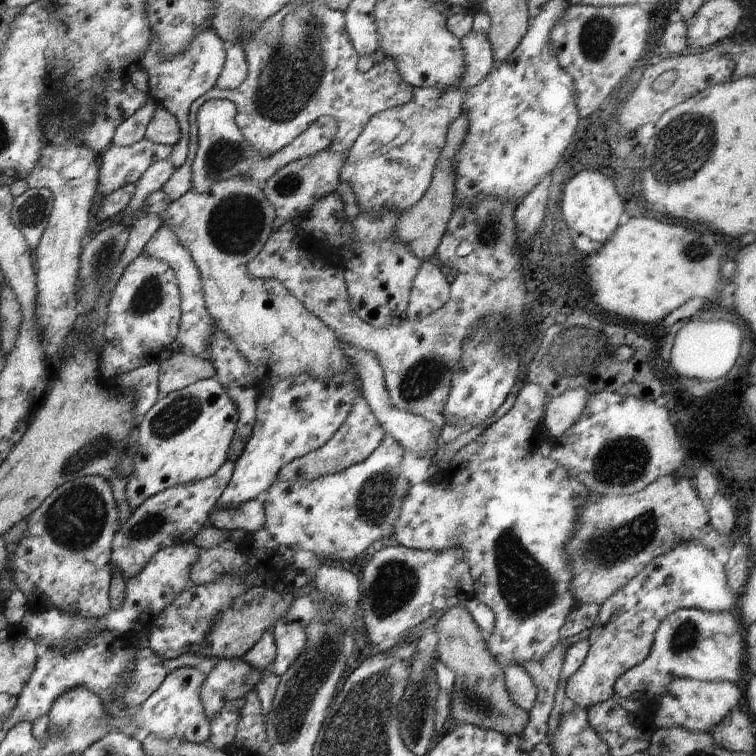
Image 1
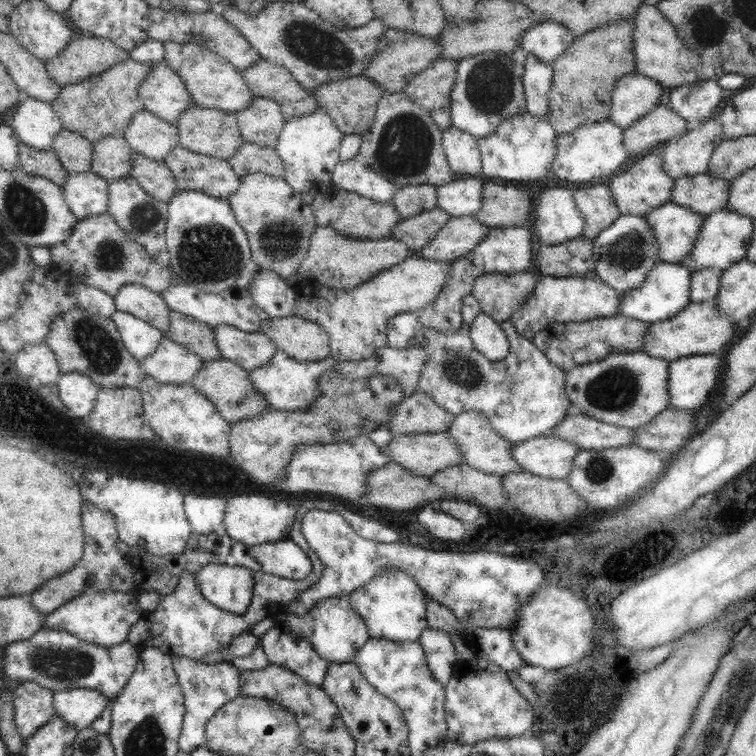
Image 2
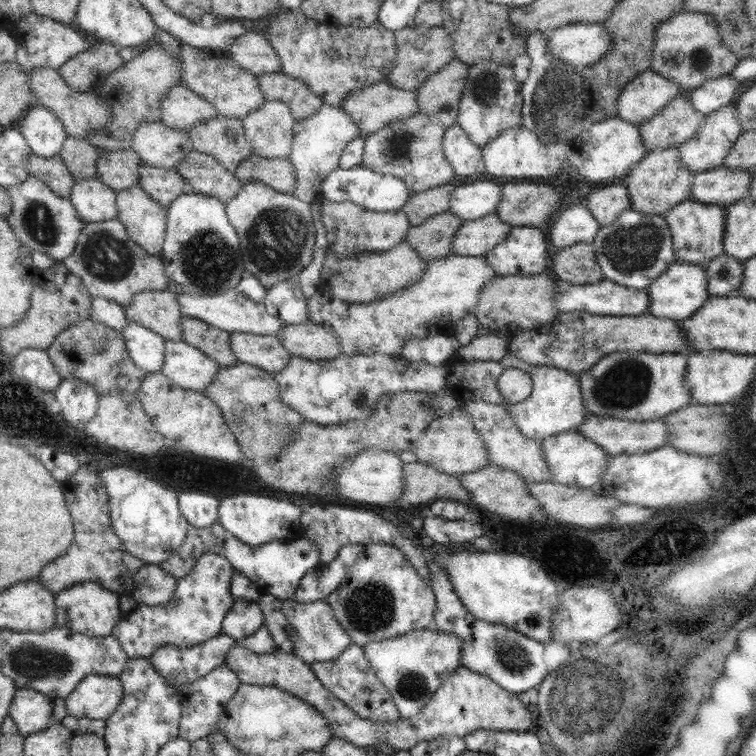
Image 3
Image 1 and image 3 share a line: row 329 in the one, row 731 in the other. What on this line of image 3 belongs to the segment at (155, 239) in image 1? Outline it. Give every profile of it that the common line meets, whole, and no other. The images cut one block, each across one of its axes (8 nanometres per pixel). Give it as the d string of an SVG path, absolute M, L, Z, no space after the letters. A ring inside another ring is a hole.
M225 662L222 666L214 667L212 672L198 678L198 680L183 684L178 691L182 705L179 737L192 743L198 738L204 738L215 733L218 730L220 713L225 710L225 705L234 697L241 683L236 673Z

